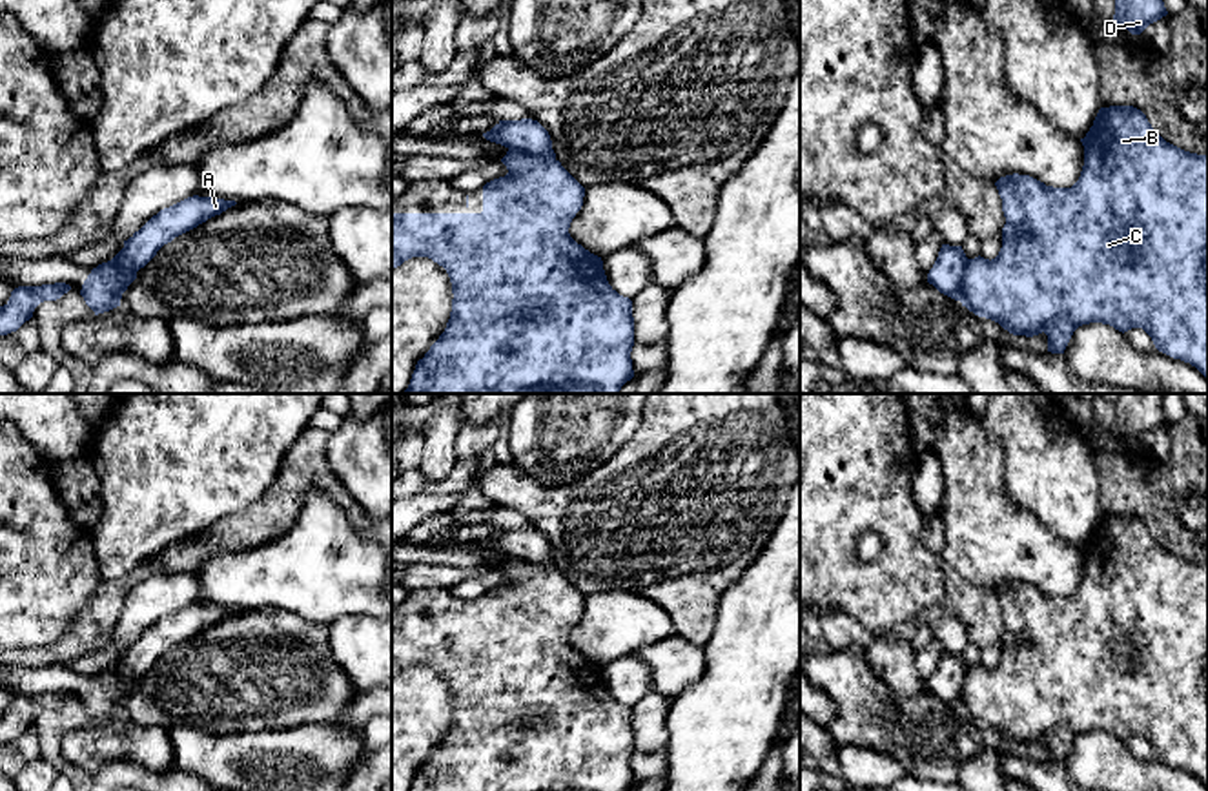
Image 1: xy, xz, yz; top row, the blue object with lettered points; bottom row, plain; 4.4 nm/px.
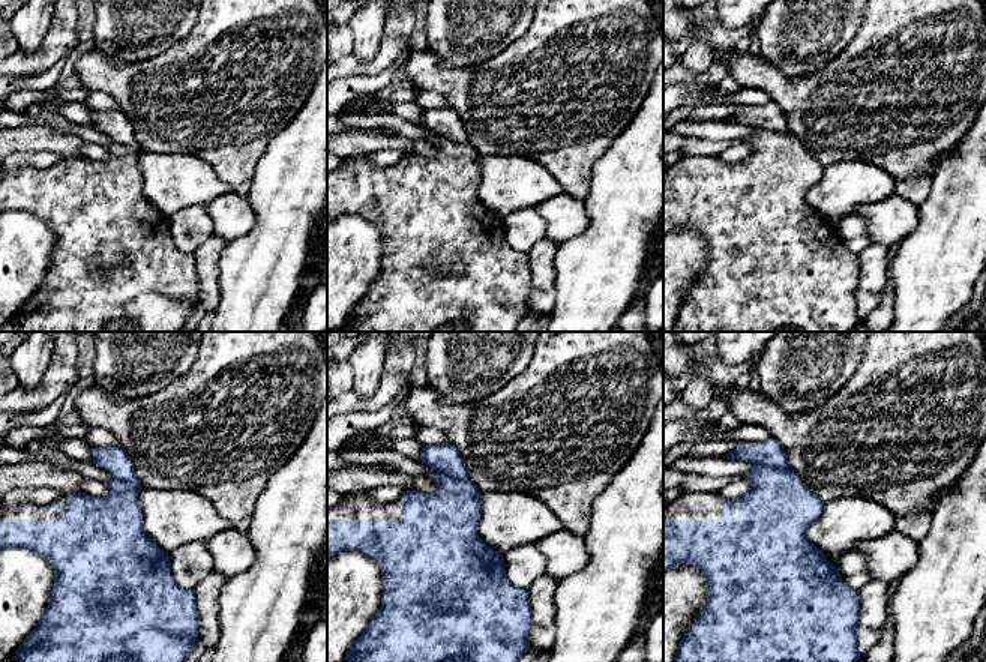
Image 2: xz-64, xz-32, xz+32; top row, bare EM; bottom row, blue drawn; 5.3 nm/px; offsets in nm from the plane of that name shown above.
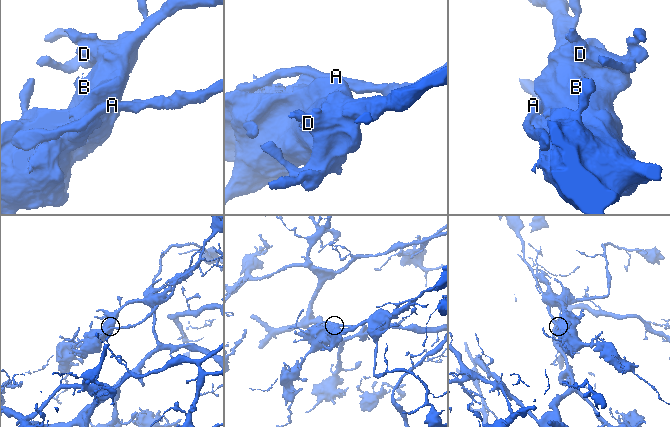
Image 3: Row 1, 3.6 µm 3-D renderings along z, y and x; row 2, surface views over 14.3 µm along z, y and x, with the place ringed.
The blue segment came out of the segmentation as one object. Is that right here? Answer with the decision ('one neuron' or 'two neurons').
two neurons

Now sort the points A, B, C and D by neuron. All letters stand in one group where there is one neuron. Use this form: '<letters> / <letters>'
A / B C D

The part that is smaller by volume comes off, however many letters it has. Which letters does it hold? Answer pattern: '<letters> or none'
A

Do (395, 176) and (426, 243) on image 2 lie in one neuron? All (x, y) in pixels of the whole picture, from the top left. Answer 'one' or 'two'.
one

